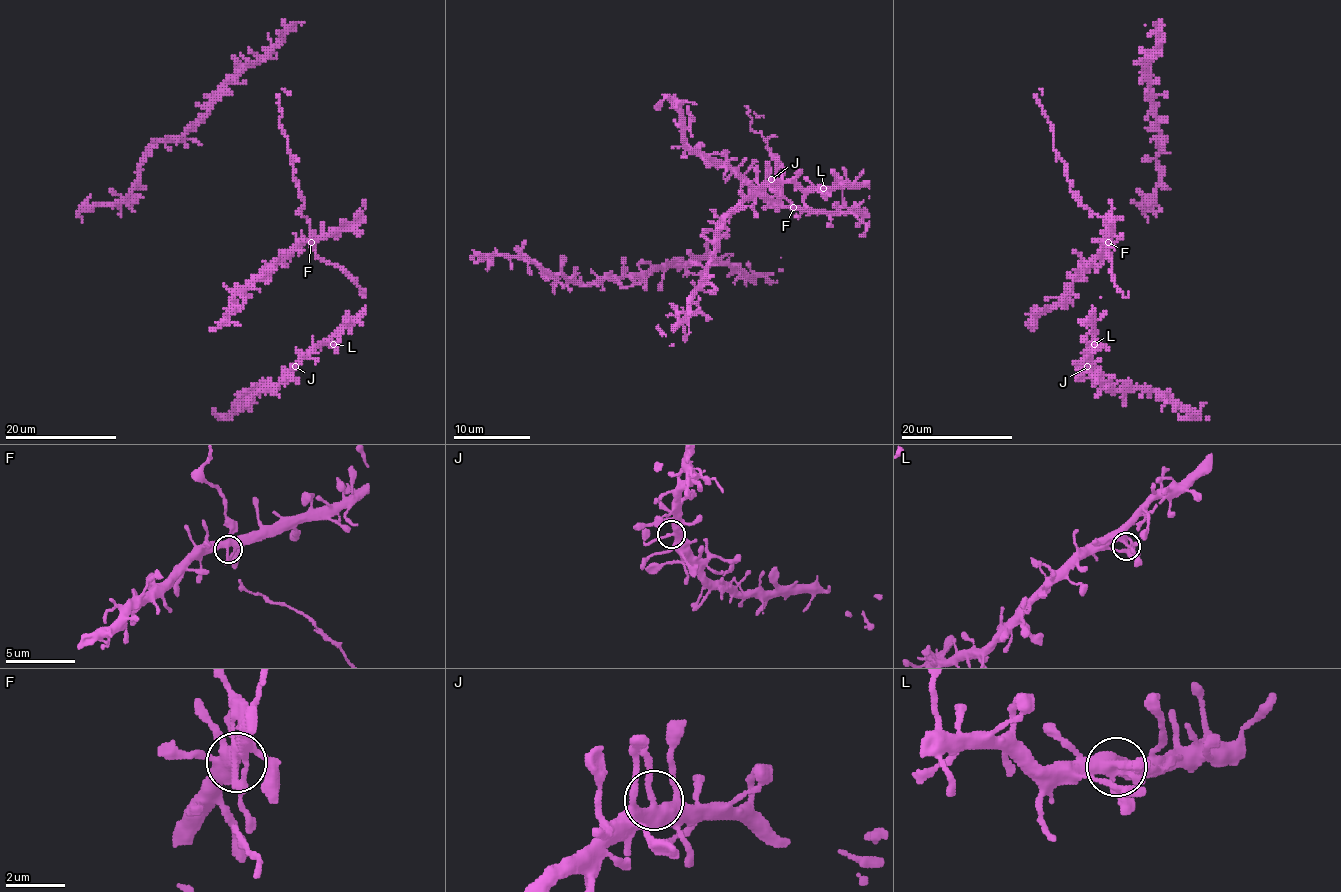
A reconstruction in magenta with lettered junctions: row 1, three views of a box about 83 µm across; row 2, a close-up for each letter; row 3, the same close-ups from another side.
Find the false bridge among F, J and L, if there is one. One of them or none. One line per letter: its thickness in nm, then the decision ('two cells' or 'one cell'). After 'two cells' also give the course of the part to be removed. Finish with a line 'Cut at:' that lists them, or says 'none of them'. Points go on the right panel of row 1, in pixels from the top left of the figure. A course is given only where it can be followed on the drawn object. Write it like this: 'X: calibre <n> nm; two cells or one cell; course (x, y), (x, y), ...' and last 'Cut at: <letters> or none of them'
F: calibre 320 nm; one cell
J: calibre 340 nm; one cell
L: calibre 360 nm; one cell
Cut at: none of them

